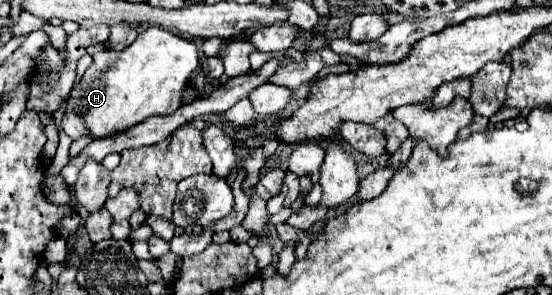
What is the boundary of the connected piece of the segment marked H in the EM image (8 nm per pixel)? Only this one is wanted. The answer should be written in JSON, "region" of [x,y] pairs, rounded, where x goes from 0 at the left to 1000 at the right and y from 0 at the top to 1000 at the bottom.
{"region":[[[270,88],[226,169],[187,169],[168,190],[168,217],[150,251],[143,292],[129,305],[114,441],[132,475],[158,447],[168,468],[190,468],[270,393],[313,386],[328,359],[332,305],[357,224],[361,183],[350,136],[317,122],[288,88]]]}

